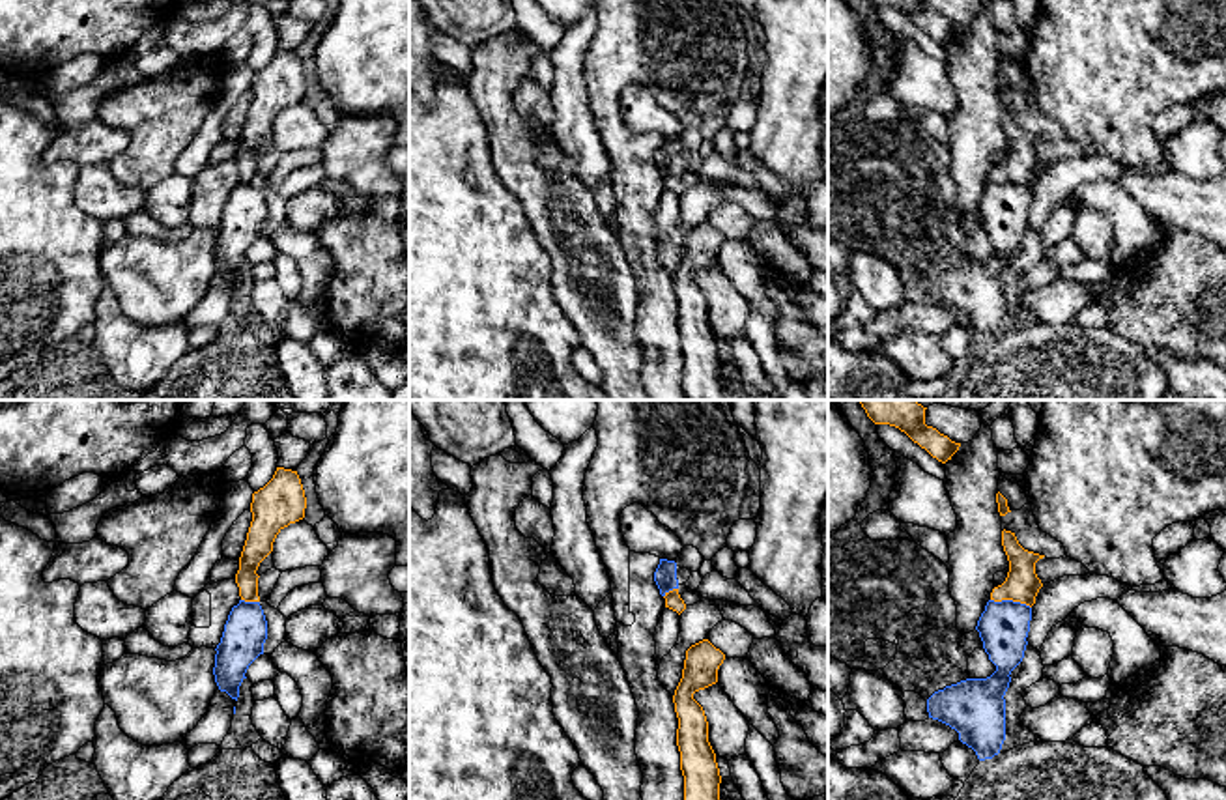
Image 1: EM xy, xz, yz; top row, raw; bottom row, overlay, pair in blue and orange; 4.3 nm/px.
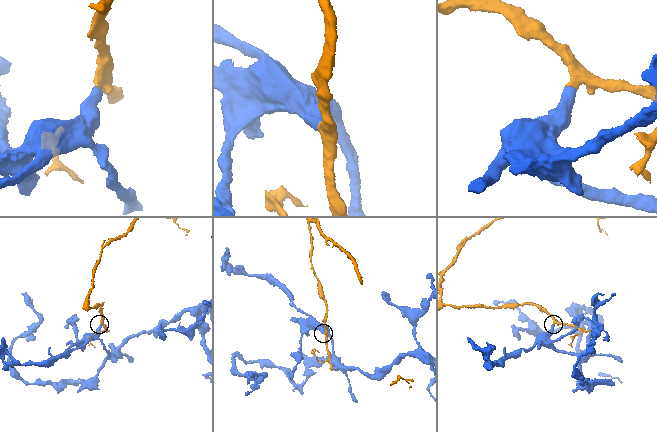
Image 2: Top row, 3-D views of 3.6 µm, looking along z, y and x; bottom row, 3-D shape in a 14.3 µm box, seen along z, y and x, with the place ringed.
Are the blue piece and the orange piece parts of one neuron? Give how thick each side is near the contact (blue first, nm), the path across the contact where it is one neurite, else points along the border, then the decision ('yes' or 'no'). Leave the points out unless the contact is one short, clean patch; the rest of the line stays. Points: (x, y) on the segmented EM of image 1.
220/140 nm | along yz (991, 599), (1019, 600), (1030, 608) | no

